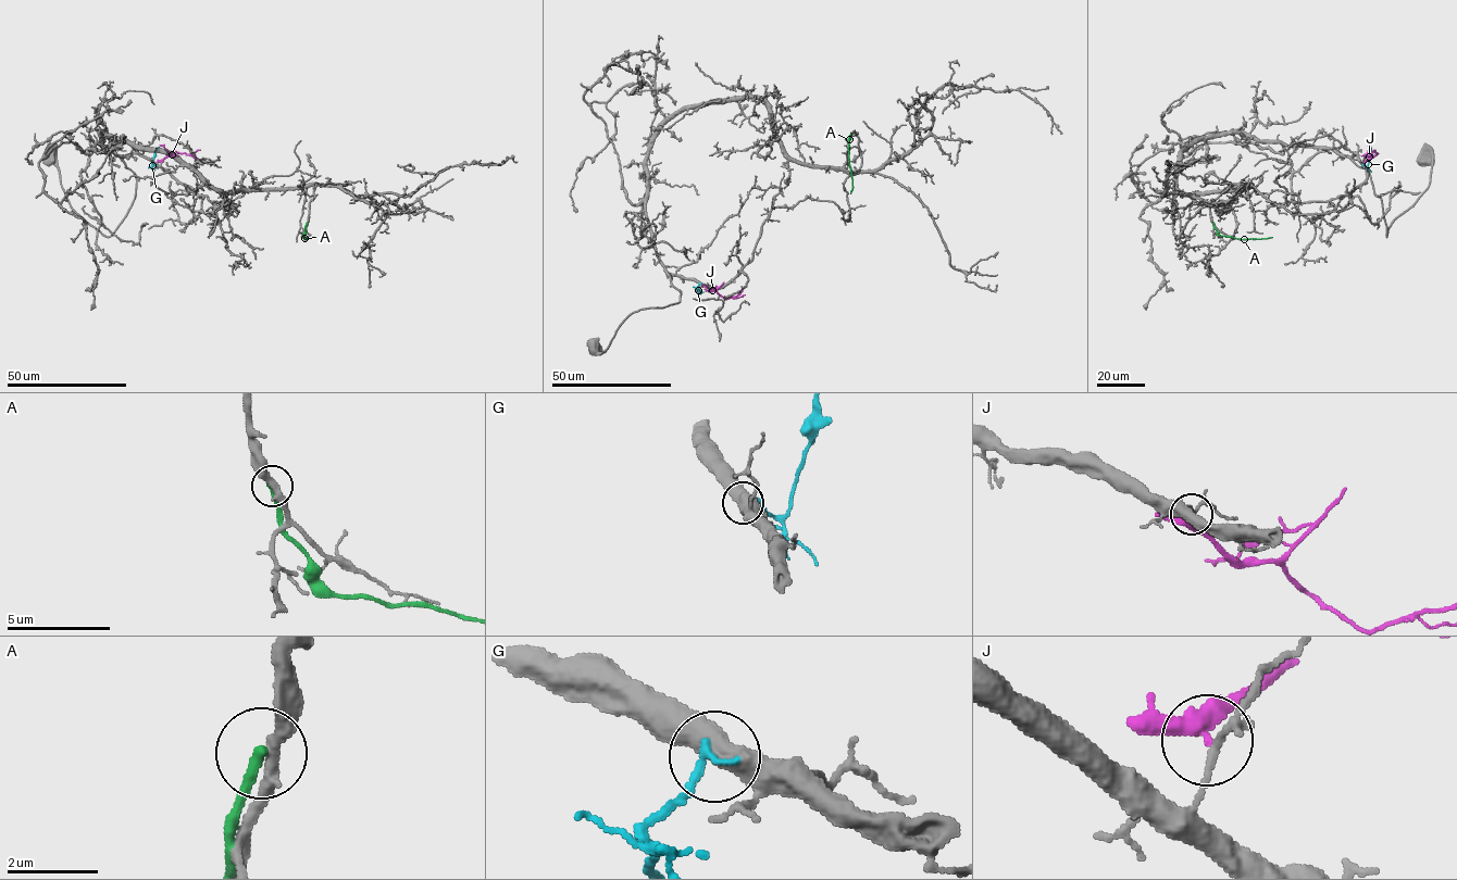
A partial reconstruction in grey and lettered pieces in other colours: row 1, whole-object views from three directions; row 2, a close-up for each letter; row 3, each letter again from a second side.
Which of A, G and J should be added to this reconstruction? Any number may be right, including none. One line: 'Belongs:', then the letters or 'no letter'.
Belongs: no letter

